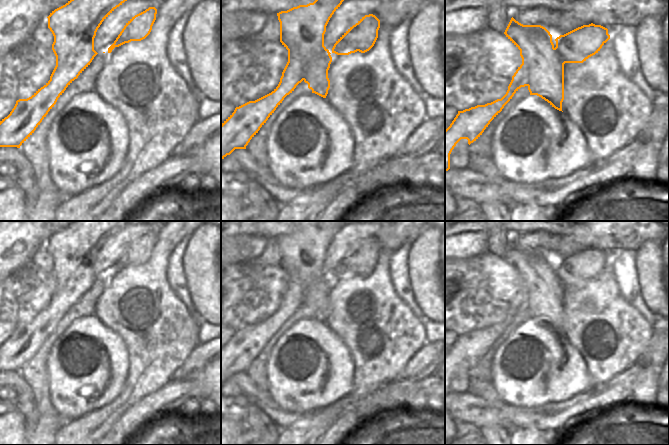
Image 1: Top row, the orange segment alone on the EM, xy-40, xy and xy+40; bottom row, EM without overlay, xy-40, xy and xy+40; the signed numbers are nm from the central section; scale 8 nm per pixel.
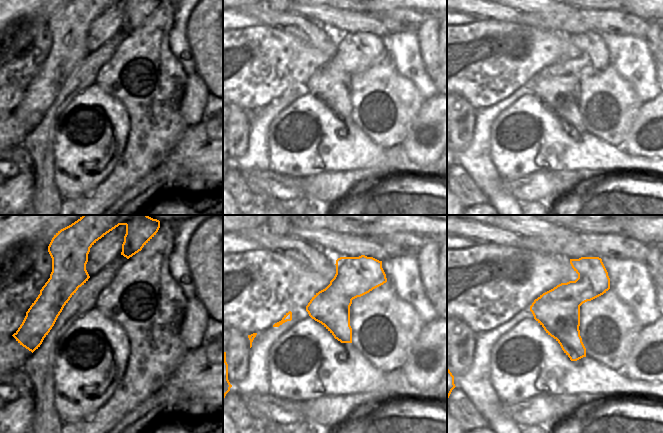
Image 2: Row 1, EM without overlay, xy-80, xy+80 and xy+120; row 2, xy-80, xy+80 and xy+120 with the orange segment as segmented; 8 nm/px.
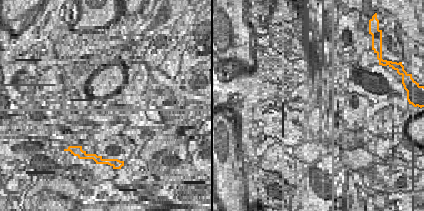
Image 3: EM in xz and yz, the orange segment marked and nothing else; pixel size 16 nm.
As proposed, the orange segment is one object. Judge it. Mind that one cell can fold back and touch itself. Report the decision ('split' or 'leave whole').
split

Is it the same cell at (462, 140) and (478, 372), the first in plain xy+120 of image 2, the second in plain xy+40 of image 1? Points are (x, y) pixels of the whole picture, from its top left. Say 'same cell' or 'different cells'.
different cells

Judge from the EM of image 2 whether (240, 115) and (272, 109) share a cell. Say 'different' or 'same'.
different

